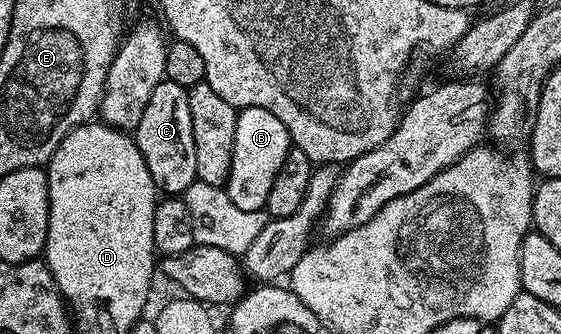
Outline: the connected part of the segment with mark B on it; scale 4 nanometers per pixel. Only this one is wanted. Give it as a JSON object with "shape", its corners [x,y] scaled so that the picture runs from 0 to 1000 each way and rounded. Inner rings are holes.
{"shape":[[[431,320],[424,329],[405,551],[408,587],[419,617],[435,632],[462,632],[471,623],[476,578],[483,578],[483,542],[490,542],[490,518],[497,512],[497,494],[504,494],[517,437],[512,374],[504,374],[504,362],[490,350],[490,338],[467,320]]]}

